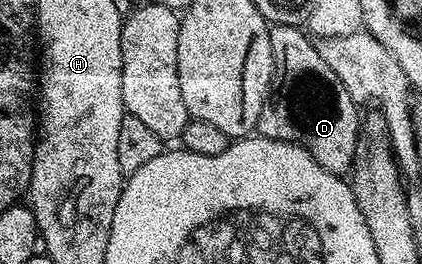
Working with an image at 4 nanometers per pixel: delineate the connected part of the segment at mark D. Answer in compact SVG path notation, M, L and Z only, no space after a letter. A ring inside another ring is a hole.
M272 25L271 43L275 53L275 76L271 80L267 102L261 108L258 137L291 142L305 148L305 152L309 152L309 156L313 156L313 160L325 168L325 172L346 175L355 161L355 150L361 137L360 107L351 99L349 92L345 92L345 84L337 80L337 72L333 72L333 68L321 60L321 52L317 52L315 42L300 27Z

